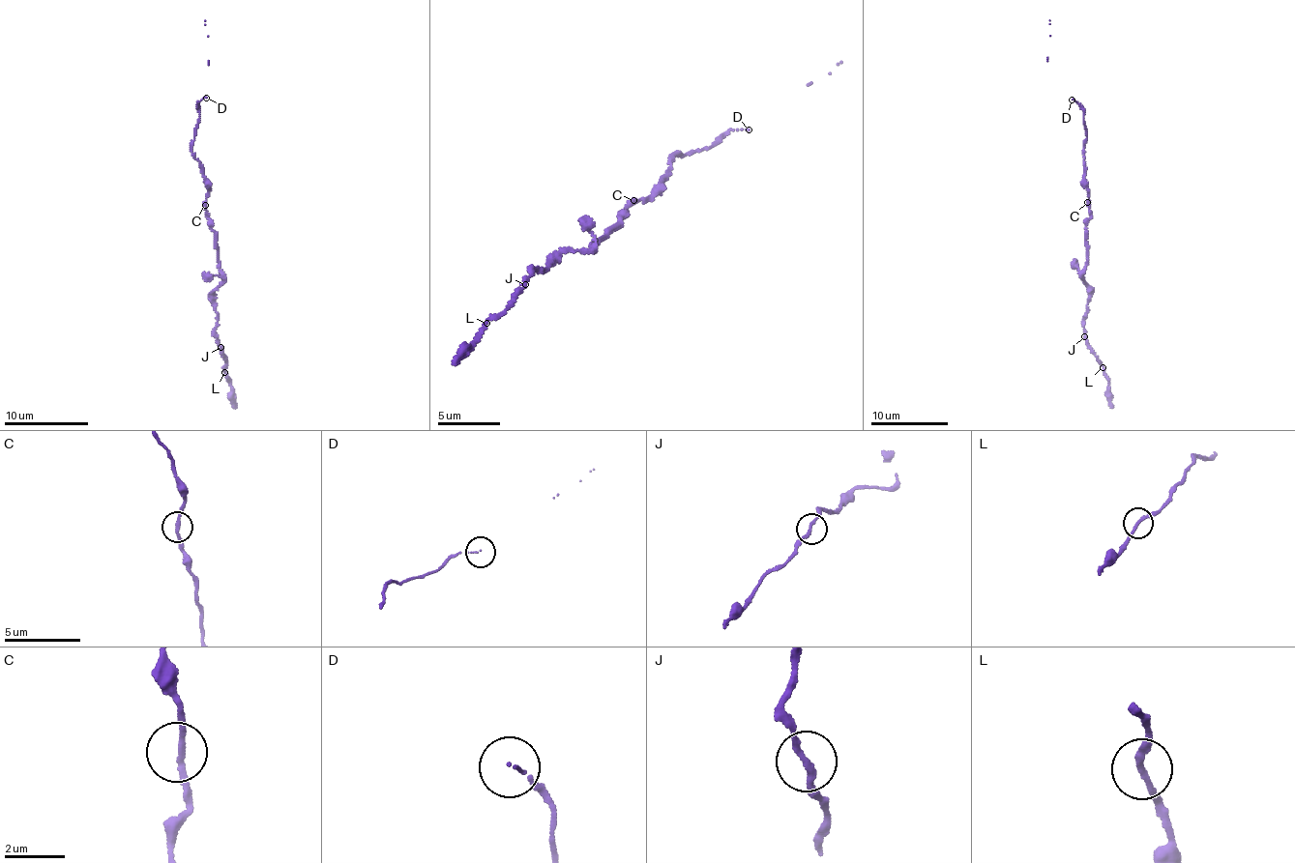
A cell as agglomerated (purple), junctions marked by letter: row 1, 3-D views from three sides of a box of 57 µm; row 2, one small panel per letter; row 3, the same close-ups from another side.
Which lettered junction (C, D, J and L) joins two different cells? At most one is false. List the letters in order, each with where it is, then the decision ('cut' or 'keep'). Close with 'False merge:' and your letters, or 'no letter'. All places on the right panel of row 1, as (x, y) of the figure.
C: (1087, 202) | keep
D: (1072, 100) | keep
J: (1084, 336) | keep
L: (1103, 367) | keep
False merge: no letter

